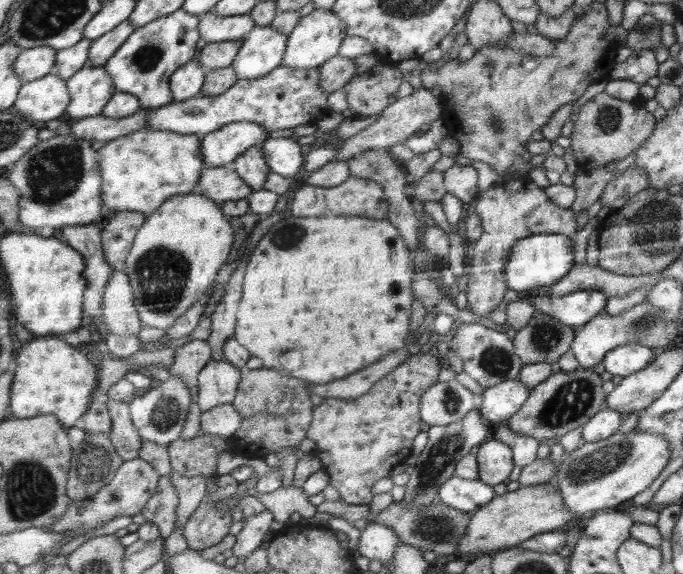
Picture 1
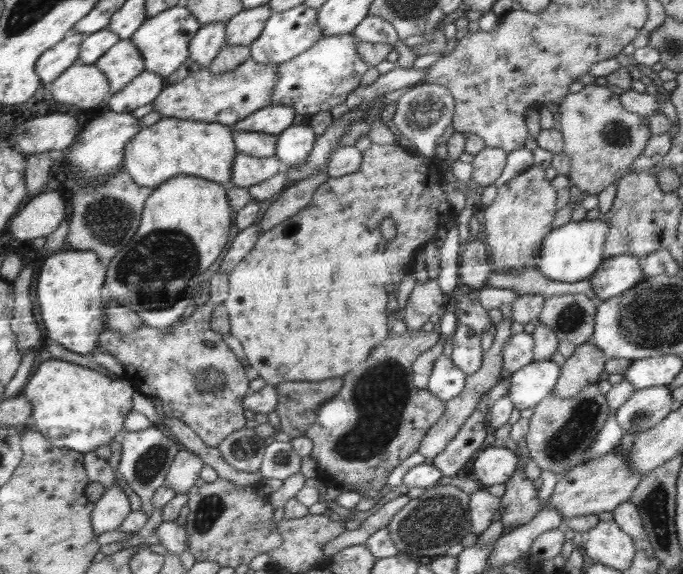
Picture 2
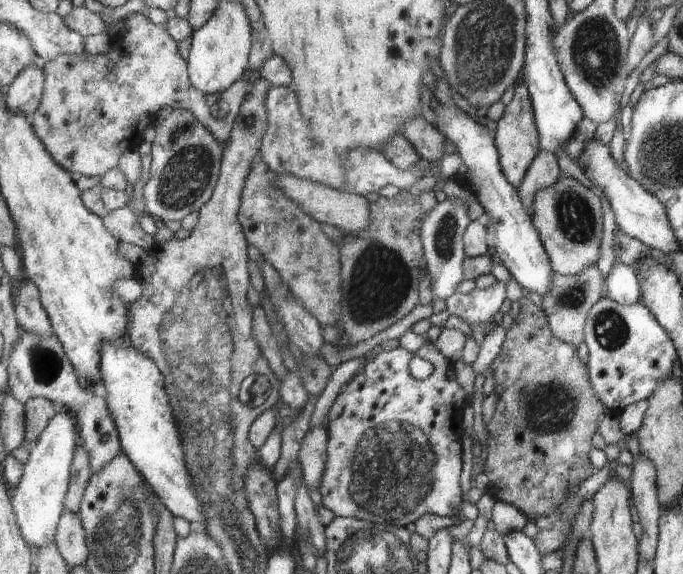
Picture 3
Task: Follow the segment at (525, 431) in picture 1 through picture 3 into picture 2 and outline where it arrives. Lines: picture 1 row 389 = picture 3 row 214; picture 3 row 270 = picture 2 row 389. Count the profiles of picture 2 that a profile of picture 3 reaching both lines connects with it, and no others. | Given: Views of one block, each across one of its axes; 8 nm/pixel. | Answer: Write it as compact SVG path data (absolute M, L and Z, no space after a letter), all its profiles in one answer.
M587 341L578 345L576 352L560 368L559 379L552 393L562 399L574 398L590 384L600 382L598 376L604 372L604 362L602 350L596 348L594 343Z

